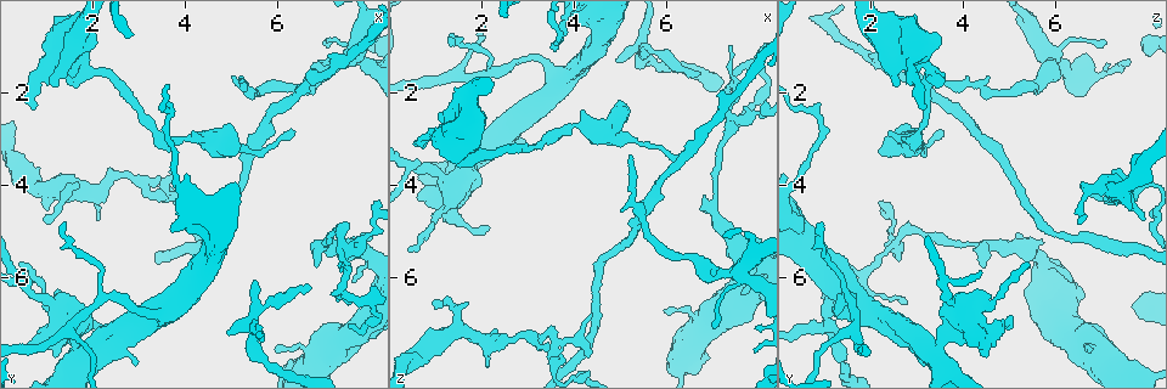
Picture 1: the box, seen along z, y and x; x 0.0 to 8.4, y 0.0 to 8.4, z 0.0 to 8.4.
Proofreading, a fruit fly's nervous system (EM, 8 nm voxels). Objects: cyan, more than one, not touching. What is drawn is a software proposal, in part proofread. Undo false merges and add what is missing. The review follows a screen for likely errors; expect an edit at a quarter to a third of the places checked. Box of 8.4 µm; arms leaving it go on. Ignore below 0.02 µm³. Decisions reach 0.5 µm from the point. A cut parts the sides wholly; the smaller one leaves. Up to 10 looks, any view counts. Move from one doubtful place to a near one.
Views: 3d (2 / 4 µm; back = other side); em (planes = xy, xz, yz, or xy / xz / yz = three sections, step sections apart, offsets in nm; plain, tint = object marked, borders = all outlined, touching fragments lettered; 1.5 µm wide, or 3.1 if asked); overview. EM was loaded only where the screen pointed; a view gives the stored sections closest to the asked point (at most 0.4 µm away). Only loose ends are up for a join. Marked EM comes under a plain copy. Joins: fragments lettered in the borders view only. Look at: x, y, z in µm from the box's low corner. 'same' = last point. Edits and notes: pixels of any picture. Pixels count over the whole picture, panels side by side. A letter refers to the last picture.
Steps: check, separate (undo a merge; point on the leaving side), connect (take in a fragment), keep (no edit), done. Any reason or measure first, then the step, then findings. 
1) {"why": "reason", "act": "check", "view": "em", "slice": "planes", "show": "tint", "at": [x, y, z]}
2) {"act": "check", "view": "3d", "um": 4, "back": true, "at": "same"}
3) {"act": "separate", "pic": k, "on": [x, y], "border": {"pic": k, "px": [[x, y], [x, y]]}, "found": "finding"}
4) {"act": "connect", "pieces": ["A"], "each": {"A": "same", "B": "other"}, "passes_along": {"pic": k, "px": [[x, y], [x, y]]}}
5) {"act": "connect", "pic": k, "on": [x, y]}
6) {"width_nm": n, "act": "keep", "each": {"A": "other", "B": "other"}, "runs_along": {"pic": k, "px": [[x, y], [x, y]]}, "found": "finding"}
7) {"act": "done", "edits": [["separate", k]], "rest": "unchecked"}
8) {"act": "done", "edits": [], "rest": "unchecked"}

{"why": "calibre changes", "act": "check", "view": "em", "slice": "yz", "step": 8, "show": "tint", "at": [7.30, 5.40, 5.00]}

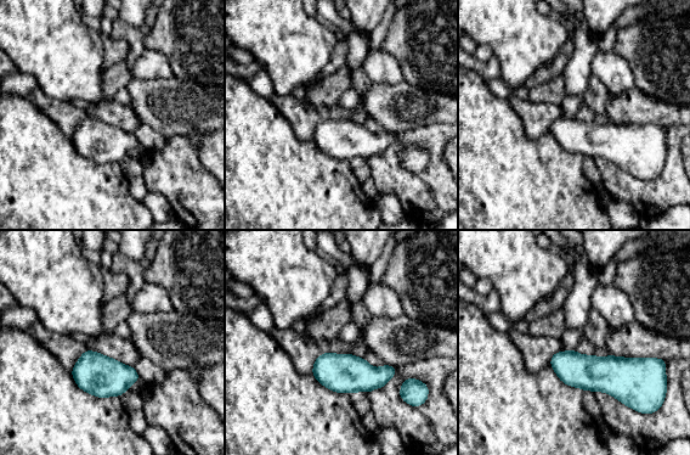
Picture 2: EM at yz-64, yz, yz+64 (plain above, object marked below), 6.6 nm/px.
{"why": "cut it another way", "act": "check", "view": "em", "slice": "planes", "show": "borders", "at": "same"}

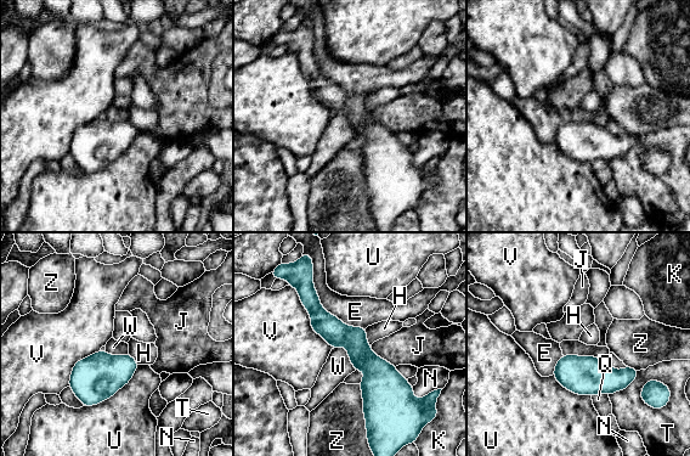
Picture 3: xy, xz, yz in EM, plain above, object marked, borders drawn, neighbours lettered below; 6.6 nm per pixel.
{"act": "keep", "each": {"E": "other", "H": "other", "J": "other", "K": "other", "N": "other", "Q": "other", "T": "other", "U": "other", "V": "other", "W": "other", "Z": "other"}, "runs_along": {"pic": 3, "px": [[314, 297], [373, 367], [368, 420]]}, "found": "all the same neuron"}

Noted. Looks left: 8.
{"why": "an open end", "act": "check", "view": "em", "slice": "planes", "show": "borders", "at": [6.35, 2.85, 3.40]}

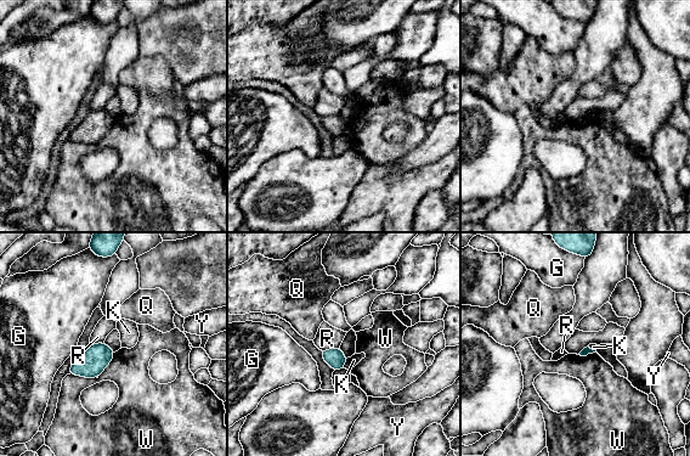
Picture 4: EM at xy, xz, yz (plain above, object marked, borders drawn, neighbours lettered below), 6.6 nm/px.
{"act": "keep", "each": {"G": "other", "K": "other", "Q": "other", "R": "other", "W": "other", "Y": "other"}, "border": {"pic": 4, "px": [[105, 342], [114, 352]]}, "found": "none of them fits"}

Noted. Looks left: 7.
{"why": "thin end", "act": "check", "view": "em", "slice": "planes", "show": "borders", "at": [7.40, 5.85, 1.05]}

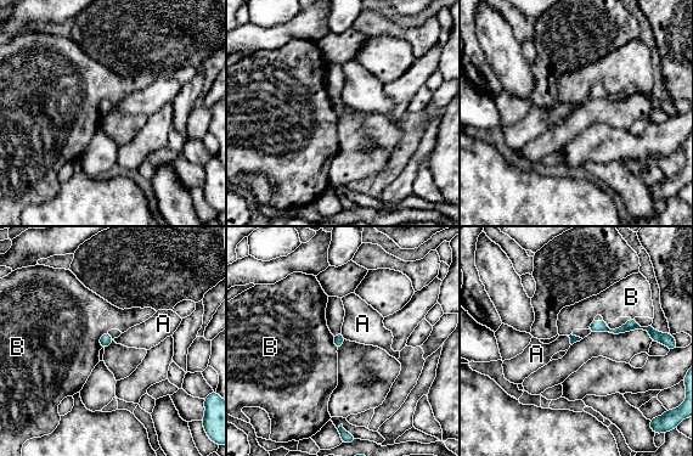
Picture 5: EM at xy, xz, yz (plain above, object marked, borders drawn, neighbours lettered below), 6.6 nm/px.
{"act": "keep", "each": {"A": "other", "B": "other"}, "border": {"pic": 5, "px": [[341, 332], [345, 338]]}, "found": "none of them fits"}

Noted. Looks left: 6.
{"why": "three arms meet", "act": "check", "view": "3d", "um": 4, "at": [1.60, 7.70, 3.45]}

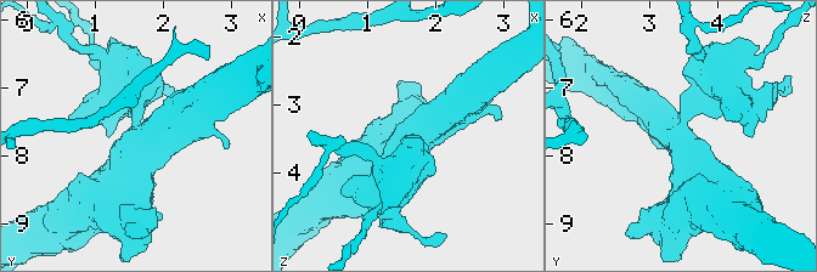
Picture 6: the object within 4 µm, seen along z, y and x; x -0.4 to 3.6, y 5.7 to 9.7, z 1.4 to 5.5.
{"arms": 3, "arm_widths_nm": [240, 420, 550], "act": "check", "view": "em", "slice": "planes", "show": "borders", "at": [1.65, 7.75, 3.45]}

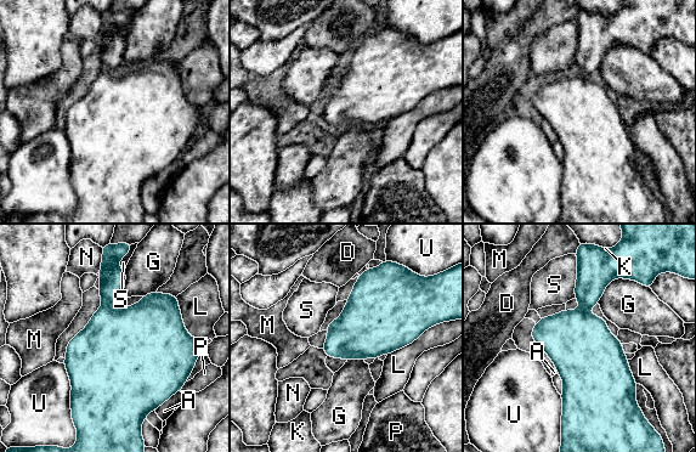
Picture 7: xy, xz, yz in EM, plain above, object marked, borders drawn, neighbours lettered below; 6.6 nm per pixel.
{"act": "keep", "each": {"A": "other", "D": "other", "G": "other", "K": "other", "L": "other", "M": "other", "N": "other", "P": "other", "S": "other", "U": "other"}, "border": {"pic": 7, "px": [[180, 389], [153, 410]]}, "found": "continuous, no second neuron"}

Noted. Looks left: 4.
{"act": "done", "edits": [], "rest": "unchecked"}

